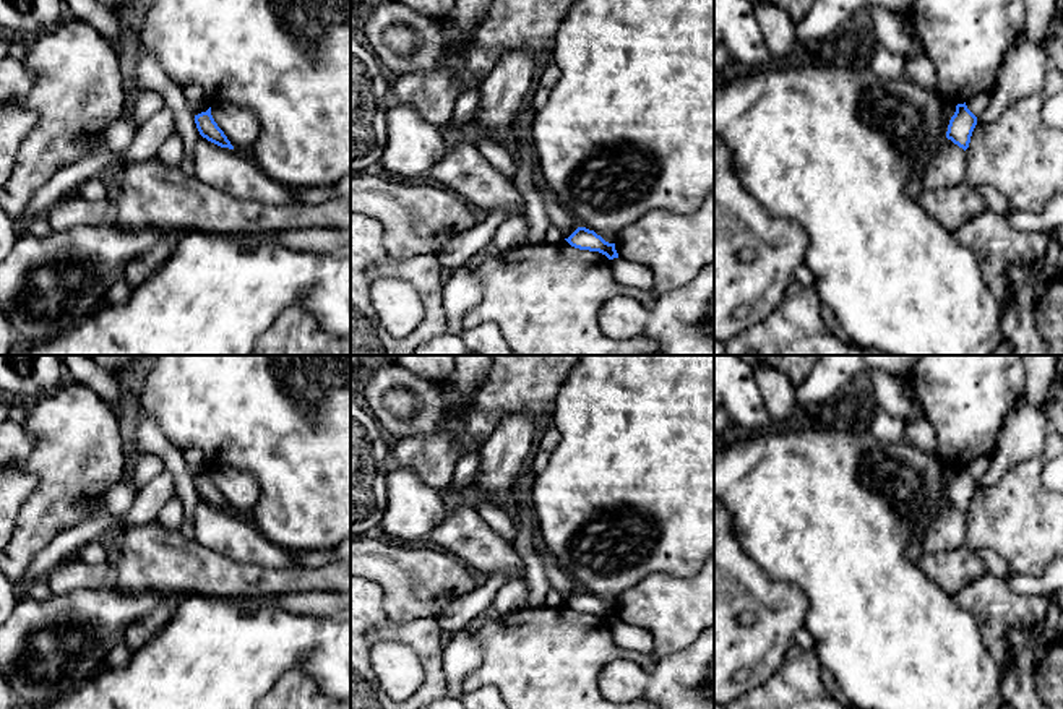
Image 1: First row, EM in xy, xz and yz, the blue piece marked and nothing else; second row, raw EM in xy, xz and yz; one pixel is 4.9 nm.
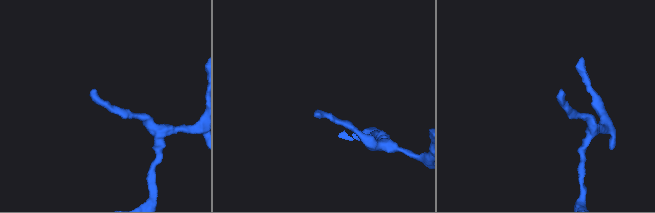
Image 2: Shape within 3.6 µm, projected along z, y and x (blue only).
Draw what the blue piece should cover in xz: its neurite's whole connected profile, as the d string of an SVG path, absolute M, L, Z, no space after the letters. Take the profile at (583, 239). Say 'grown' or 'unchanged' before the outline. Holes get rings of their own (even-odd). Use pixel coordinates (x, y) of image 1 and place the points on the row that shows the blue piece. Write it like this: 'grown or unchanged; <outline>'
unchanged; M578 227L568 238L565 238L571 247L579 250L599 251L605 255L609 260L618 258L615 250L615 243L605 242L594 230L586 227Z

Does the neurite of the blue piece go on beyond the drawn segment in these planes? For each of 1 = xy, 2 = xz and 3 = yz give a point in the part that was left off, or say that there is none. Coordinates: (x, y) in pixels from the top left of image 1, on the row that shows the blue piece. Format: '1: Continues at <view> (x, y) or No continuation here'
1: No continuation here
2: No continuation here
3: No continuation here

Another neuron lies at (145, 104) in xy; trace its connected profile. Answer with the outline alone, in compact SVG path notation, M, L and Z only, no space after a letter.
M143 91L130 99L128 110L138 123L159 112L166 105L164 97L156 91Z

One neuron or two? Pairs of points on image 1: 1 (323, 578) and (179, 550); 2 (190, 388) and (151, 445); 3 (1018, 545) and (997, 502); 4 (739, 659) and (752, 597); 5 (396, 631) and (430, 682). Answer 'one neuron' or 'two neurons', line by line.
1: one neuron
2: two neurons
3: one neuron
4: one neuron
5: one neuron

